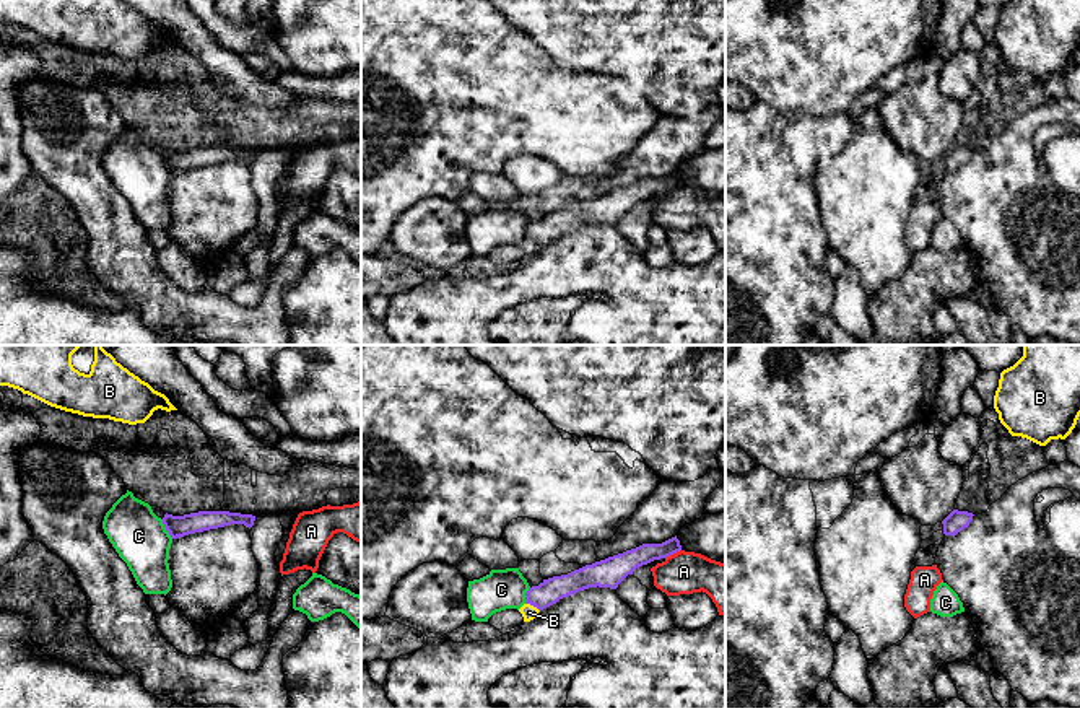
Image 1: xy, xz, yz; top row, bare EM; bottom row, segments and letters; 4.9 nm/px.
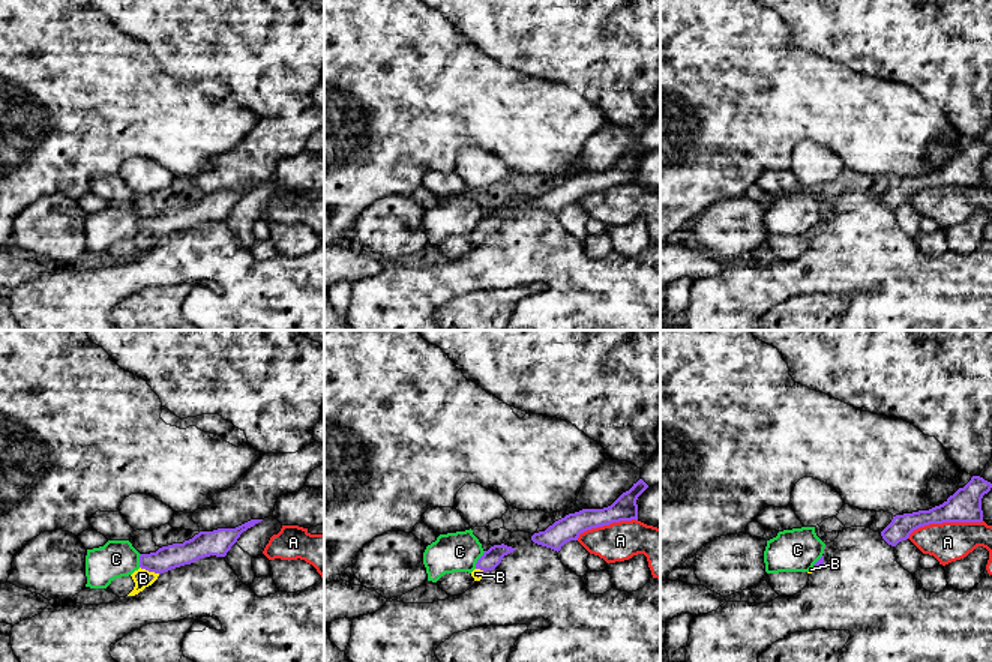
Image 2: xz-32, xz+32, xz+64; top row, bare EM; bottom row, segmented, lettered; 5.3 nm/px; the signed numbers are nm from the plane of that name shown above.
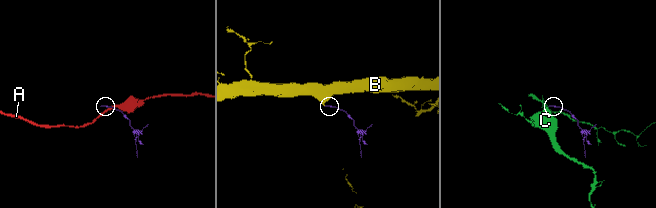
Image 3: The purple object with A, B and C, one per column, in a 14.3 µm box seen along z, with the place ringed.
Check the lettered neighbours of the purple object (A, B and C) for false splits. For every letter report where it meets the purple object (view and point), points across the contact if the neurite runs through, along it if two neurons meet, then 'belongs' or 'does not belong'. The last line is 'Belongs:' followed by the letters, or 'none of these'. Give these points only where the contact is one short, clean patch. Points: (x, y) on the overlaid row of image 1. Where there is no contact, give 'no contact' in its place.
A: xz (672, 554) | along xz (680, 549), (666, 559) | does not belong
B: xz (532, 604) | across xz (550, 591), (532, 604), (529, 612) | belongs
C: xy (166, 529) | along xy (161, 520), (173, 537) | does not belong
Belongs: B

